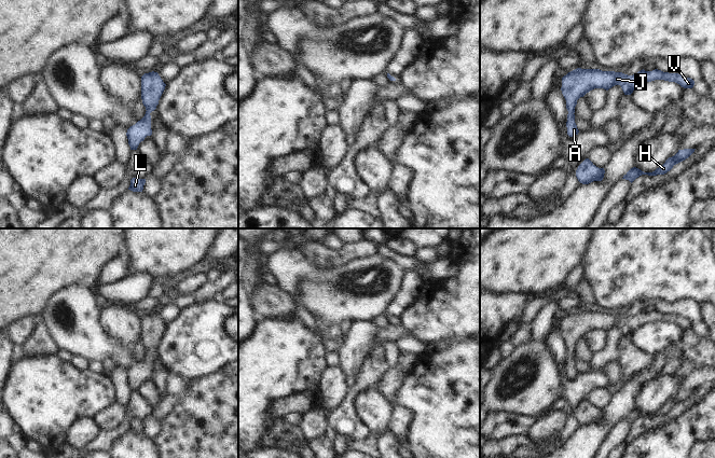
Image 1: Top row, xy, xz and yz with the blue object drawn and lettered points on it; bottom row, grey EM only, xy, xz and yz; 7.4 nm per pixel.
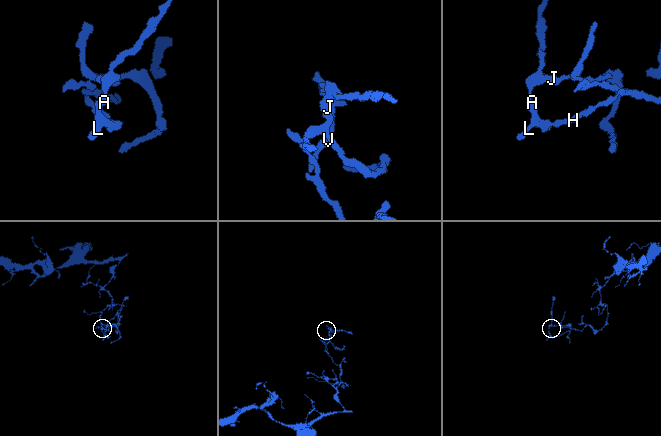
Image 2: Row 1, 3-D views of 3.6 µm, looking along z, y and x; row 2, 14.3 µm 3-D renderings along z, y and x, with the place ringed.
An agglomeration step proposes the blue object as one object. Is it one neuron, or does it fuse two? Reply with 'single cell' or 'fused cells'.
single cell

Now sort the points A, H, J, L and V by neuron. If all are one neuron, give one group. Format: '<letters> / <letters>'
A H J L V

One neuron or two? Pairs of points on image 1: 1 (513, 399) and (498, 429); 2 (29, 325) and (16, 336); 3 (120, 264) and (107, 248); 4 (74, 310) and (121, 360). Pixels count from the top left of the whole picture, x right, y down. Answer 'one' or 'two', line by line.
1: two
2: one
3: two
4: one

